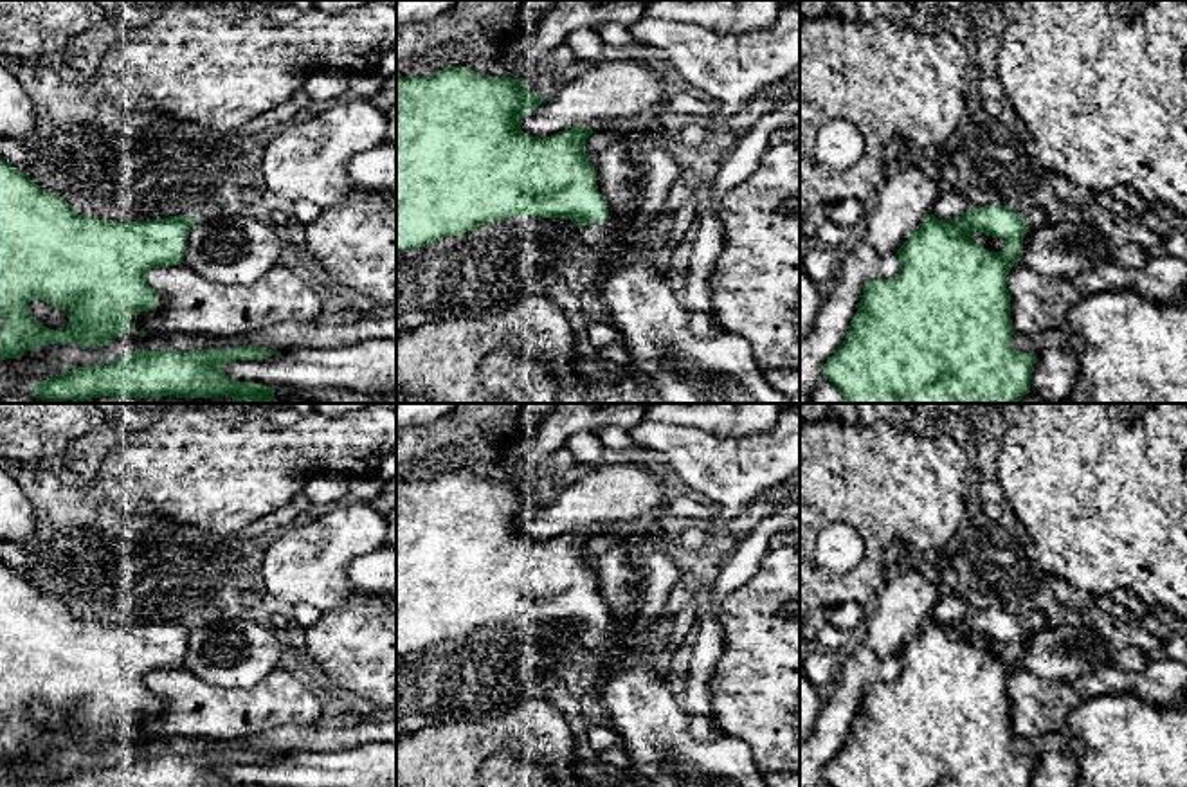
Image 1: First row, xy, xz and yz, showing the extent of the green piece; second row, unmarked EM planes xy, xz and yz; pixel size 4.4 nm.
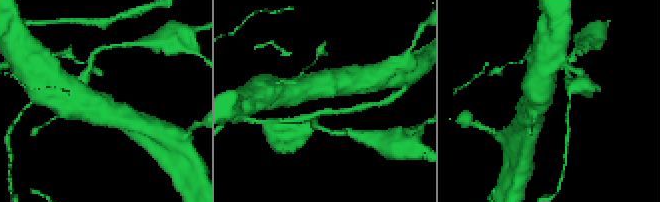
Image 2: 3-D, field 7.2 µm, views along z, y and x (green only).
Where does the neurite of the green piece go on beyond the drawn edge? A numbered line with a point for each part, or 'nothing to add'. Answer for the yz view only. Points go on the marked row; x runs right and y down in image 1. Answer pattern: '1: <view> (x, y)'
1: yz (1034, 217)

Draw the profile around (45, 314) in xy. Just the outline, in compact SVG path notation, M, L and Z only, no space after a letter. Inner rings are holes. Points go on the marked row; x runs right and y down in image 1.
M41 299L29 303L29 313L41 324L54 331L65 331L68 328L68 310L49 304Z

